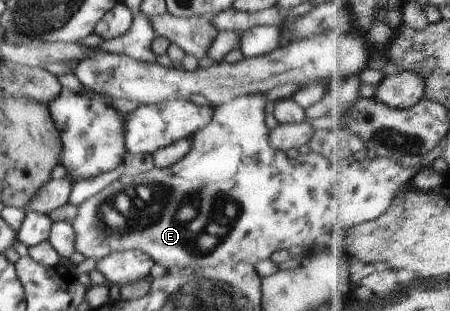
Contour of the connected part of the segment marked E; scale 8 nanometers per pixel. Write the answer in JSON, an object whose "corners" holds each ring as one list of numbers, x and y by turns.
{"corners":[[264,92,247,93,247,95,241,95,232,101,215,106,209,123,203,129,199,129,193,135,189,135,192,146,183,159,169,167,163,167,163,169,154,167,151,171,146,171,145,173,126,172,119,179,115,179,113,183,107,185,105,189,99,191,94,197,83,201,81,205,76,207,77,214,71,221,75,231,75,251,84,255,85,258,92,258,99,262,103,257,114,252,138,250,149,255,154,264,159,264,161,267,167,268,167,270,175,267,210,269,220,264,237,264,240,262,255,266,259,261,271,257,275,251,289,250,290,247,295,246,306,247,308,254,313,249,321,246,326,238,330,238,335,234,343,235,345,232,351,231,355,226,361,226,362,223,379,219,383,214,386,214,387,211,390,211,391,205,398,198,398,195,405,192,404,186,409,181,414,180,421,171,417,167,405,167,401,161,397,161,393,157,364,158,363,156,355,157,339,153,329,154,323,148,320,148,318,144,311,146,309,149,303,149,295,159,289,159,285,152,271,147,271,143,269,143,270,130,265,125,266,103,267,99]]}

